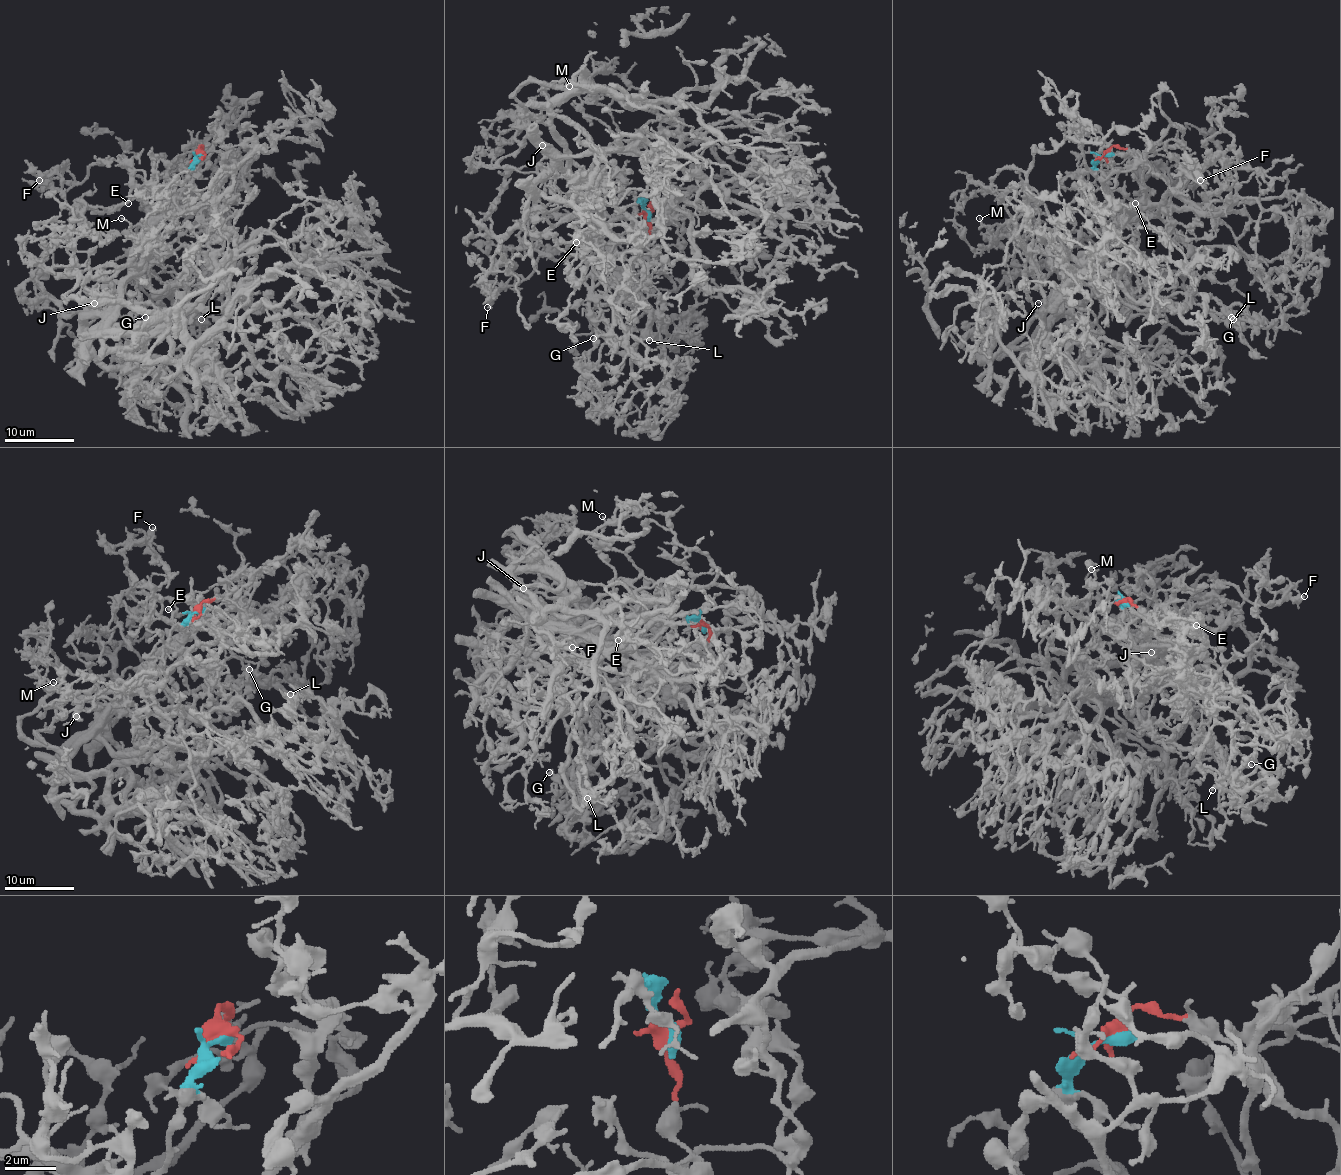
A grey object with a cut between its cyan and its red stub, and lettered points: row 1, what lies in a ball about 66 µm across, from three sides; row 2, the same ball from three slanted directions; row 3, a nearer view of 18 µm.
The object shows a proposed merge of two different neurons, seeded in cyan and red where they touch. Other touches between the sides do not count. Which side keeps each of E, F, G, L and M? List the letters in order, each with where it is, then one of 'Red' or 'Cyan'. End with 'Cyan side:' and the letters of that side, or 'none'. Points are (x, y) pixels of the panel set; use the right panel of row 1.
E: Place: (1135, 203). Cyan
F: Place: (1200, 180). Cyan
G: Place: (1231, 317). Red
L: Place: (1233, 319). Red
M: Place: (979, 218). Cyan
Cyan side: E, F, M

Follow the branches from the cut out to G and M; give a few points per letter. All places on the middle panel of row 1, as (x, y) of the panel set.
G: (648, 214), (655, 250), (619, 252), (594, 200), (541, 235), (579, 254), (605, 289), (612, 328), (593, 339)
M: (648, 214), (638, 202), (599, 228), (587, 216), (580, 183), (615, 136), (568, 86)

